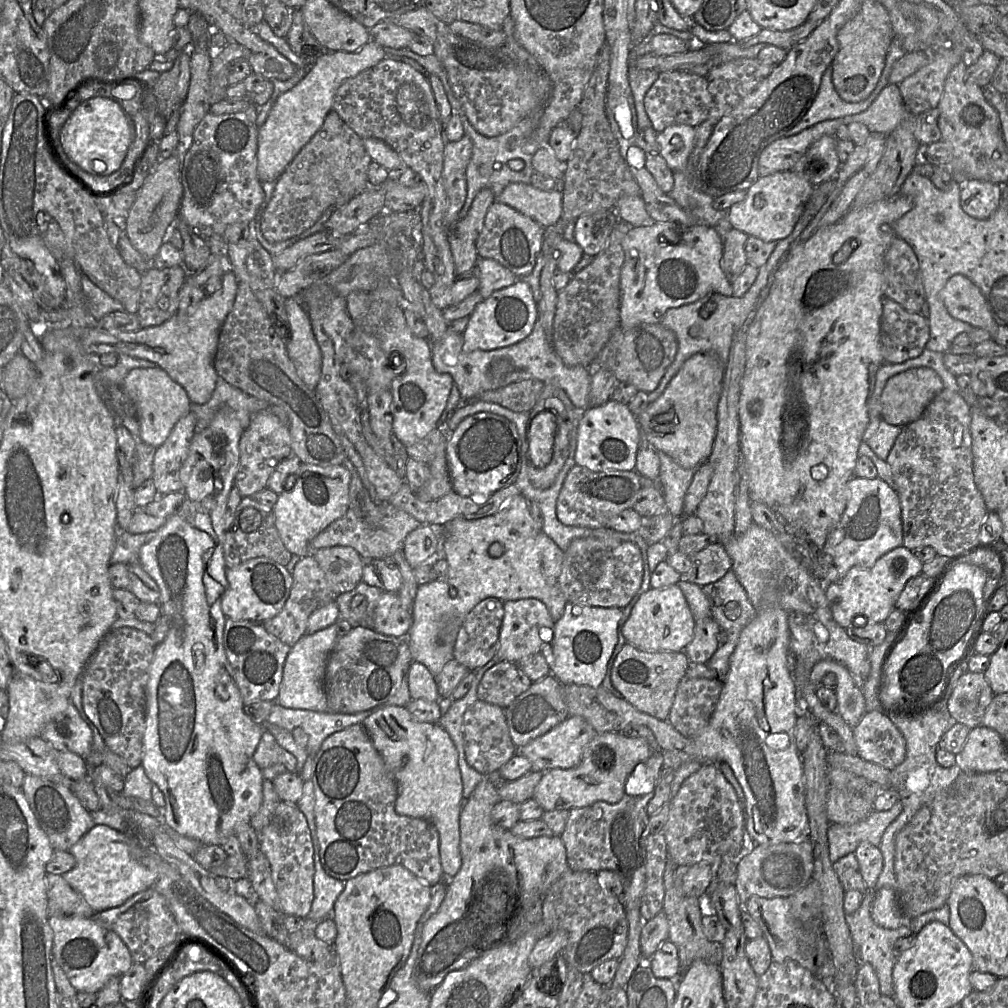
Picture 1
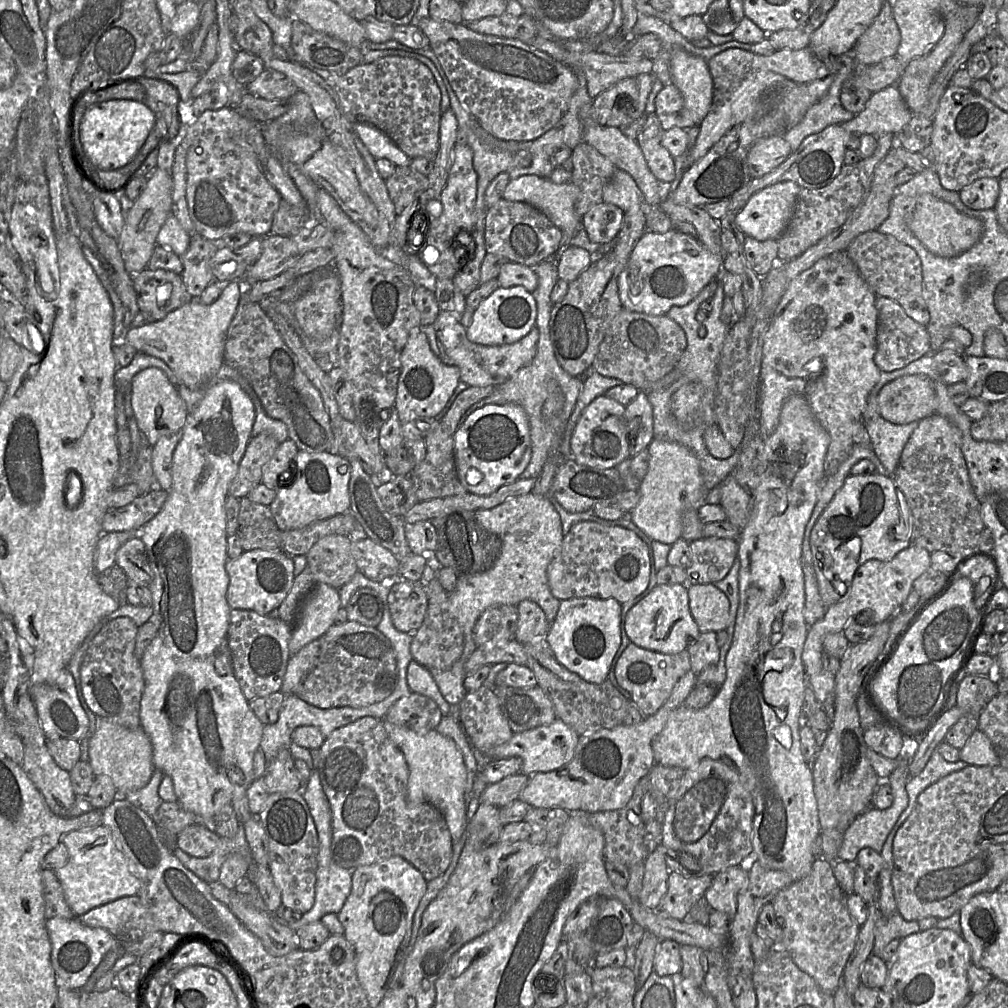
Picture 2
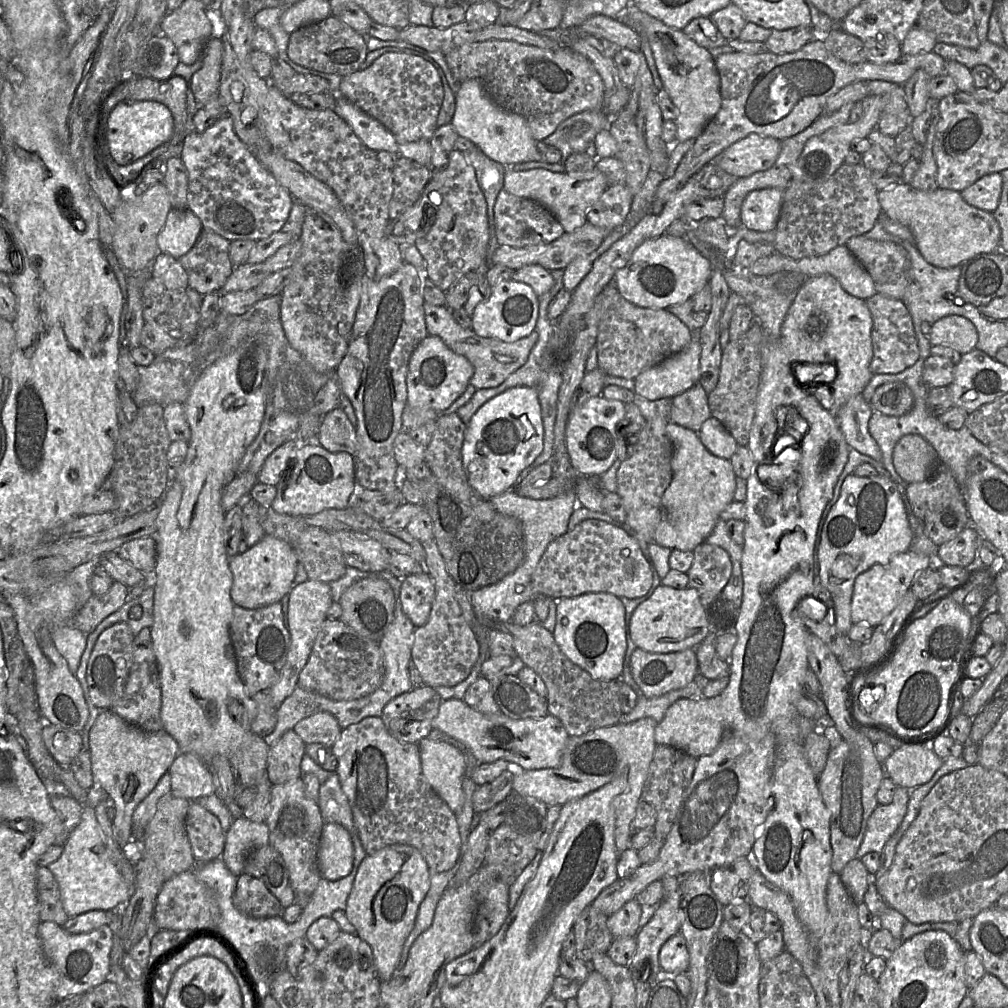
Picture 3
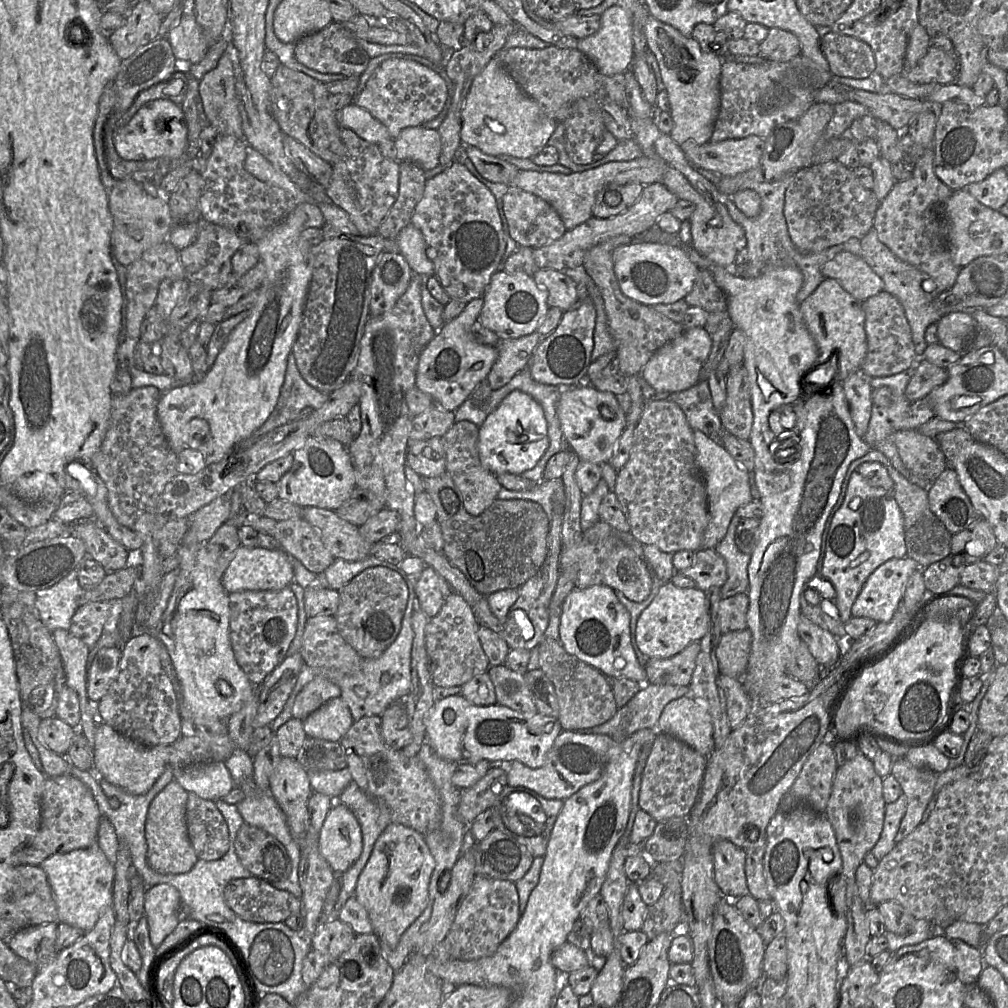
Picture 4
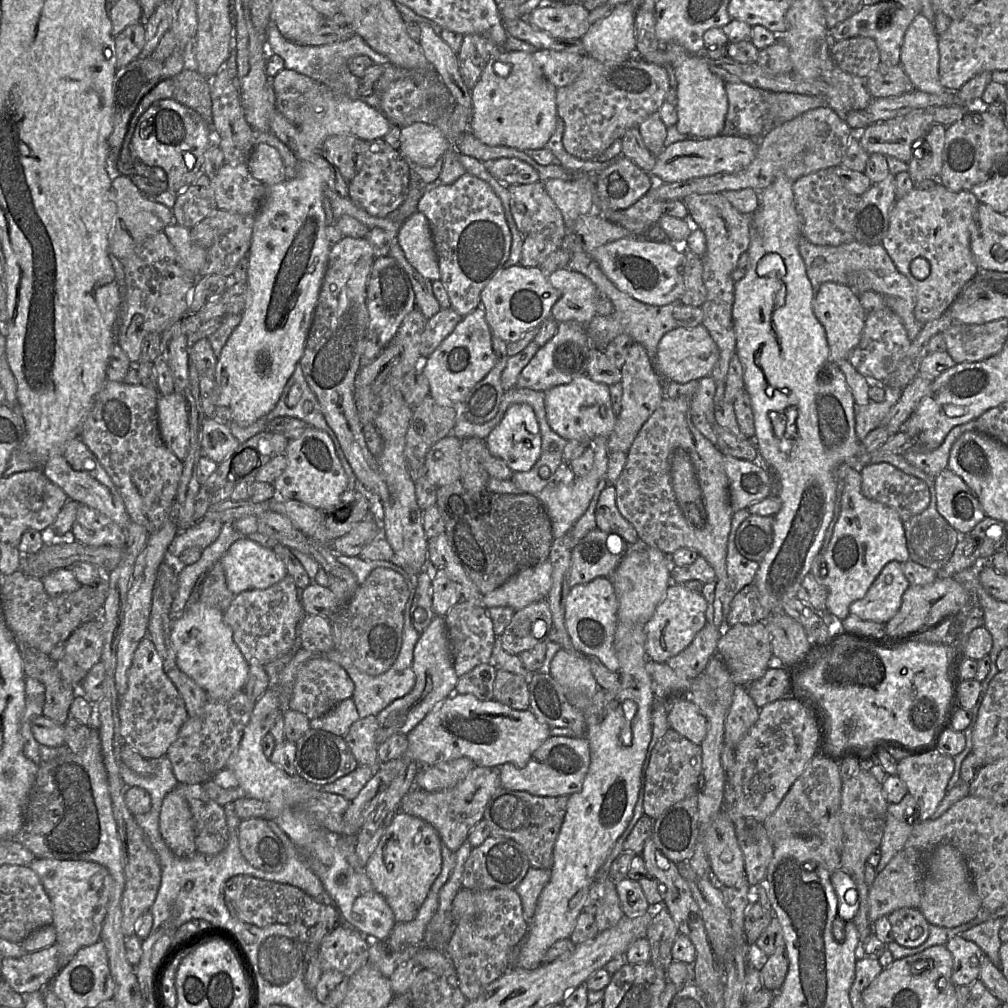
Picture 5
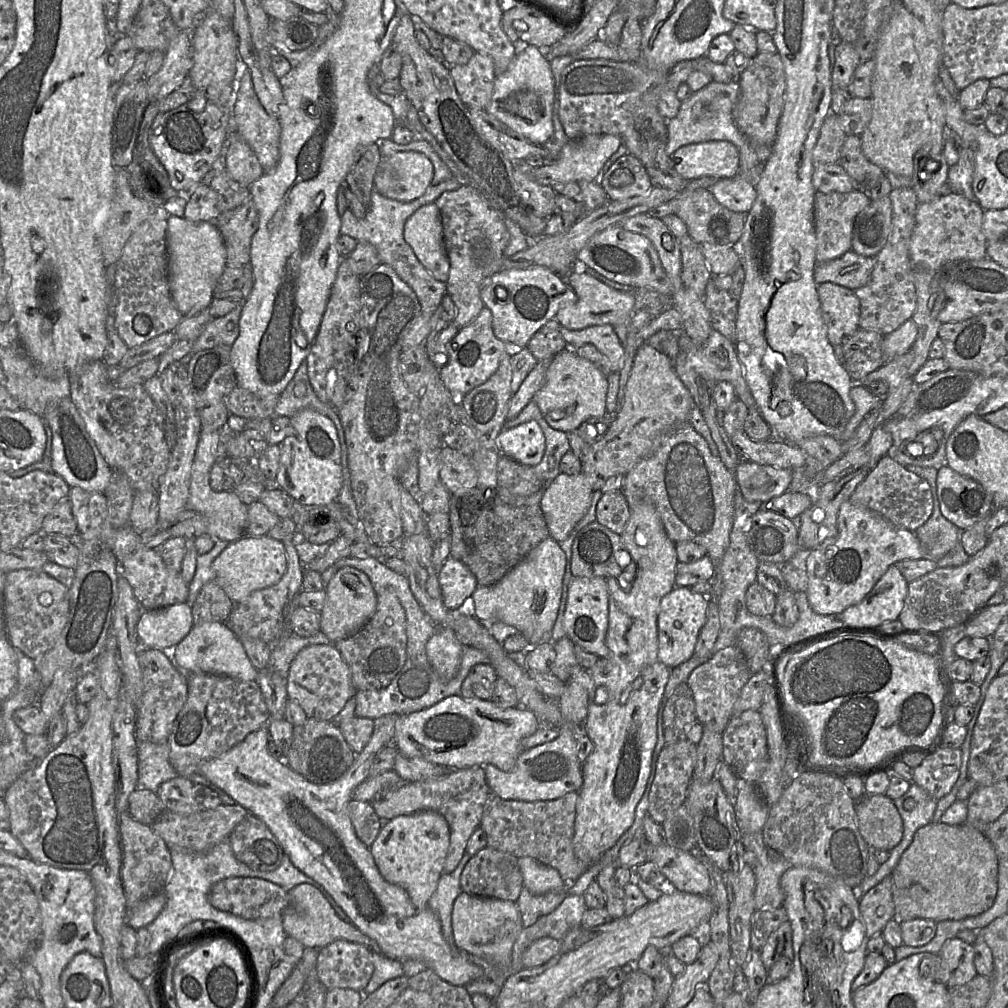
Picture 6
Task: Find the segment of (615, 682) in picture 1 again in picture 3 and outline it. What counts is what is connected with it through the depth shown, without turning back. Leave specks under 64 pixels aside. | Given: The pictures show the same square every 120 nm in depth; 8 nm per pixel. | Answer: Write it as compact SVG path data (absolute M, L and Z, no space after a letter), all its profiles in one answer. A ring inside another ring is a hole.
M637 647L630 663L635 682L648 698L683 688L699 674L694 648L658 654Z

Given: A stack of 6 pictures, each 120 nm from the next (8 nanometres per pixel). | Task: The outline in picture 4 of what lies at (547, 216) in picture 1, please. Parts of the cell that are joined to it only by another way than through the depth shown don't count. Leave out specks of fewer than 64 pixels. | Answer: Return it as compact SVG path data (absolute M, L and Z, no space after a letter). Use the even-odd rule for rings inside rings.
M639 157L631 161L608 162L583 172L564 175L561 173L519 170L513 186L530 192L548 202L559 214L566 230L572 230L592 216L597 193L608 184L640 183L649 185L662 183L666 163L661 158Z

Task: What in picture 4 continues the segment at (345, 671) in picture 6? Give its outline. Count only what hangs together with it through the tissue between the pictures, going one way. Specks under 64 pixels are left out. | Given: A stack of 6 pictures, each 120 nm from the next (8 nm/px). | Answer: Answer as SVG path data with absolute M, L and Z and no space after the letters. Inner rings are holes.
M315 677L296 696L292 715L303 721L323 704L340 696L341 689L338 685L324 677Z

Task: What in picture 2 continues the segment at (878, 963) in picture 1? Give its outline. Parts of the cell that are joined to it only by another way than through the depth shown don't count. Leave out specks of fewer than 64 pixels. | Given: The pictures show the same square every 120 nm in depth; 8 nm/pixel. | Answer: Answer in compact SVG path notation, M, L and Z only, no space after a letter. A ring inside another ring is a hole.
M899 913L889 917L880 916L874 927L874 946L872 954L883 958L885 946L894 939L903 939L920 932L917 921L907 921Z

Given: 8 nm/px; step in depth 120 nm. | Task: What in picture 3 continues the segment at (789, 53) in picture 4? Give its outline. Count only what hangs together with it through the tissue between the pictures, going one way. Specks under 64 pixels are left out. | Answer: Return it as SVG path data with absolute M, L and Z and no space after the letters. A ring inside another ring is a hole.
M799 26L783 31L772 30L764 43L770 53L787 54L798 51L815 37L813 26Z

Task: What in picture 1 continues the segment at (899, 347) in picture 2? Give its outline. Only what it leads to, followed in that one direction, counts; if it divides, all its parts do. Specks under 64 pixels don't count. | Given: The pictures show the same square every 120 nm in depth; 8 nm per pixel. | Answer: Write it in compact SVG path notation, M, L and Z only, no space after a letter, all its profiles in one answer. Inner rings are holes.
M884 297L880 342L884 363L899 364L918 357L930 336L928 319Z

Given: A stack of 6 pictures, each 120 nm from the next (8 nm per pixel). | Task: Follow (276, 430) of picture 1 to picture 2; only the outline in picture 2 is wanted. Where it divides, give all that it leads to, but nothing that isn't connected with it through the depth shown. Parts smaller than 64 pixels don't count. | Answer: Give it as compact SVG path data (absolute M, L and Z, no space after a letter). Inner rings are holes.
M262 433L251 437L239 463L238 472L229 487L228 495L240 500L262 483L262 469L279 445L272 434Z

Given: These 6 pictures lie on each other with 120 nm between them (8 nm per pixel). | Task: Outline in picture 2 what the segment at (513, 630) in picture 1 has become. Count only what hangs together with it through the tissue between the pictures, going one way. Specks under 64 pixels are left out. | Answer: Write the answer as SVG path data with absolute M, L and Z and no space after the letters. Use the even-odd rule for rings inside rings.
M523 600L516 607L518 621L513 638L521 644L546 638L551 624L542 608L532 600Z

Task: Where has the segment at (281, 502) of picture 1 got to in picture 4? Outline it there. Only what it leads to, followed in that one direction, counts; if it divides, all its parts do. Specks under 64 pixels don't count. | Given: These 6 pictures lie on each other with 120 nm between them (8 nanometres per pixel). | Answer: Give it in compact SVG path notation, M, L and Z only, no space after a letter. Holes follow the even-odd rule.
M309 437L292 453L291 468L276 483L278 498L301 508L317 507L334 511L356 487L350 454L345 446L333 439Z

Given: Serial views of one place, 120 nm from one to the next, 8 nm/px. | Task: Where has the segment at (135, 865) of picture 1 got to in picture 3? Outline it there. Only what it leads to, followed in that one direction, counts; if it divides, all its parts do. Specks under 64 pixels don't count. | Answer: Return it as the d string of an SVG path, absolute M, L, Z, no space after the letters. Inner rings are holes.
M70 765L61 766L59 781L68 789L70 795L83 806L81 821L69 834L62 855L56 862L48 866L58 882L64 910L68 917L74 917L93 910L109 911L121 908L133 895L134 886L127 884L108 853L107 842L97 821L95 810L87 804L88 790L79 785Z

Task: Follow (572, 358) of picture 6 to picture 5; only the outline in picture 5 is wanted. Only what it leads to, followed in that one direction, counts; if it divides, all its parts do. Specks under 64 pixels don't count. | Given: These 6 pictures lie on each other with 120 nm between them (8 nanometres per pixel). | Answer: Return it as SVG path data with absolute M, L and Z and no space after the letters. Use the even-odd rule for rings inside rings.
M587 374L545 391L545 407L550 427L567 441L609 437L618 418L612 408L609 386L593 381Z

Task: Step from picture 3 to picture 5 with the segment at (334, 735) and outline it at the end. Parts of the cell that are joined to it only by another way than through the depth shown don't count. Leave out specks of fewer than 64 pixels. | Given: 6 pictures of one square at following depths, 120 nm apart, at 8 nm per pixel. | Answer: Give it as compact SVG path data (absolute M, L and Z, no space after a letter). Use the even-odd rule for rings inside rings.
M353 699L338 703L325 715L310 720L310 729L322 730L337 736L345 736L350 726L360 719Z

